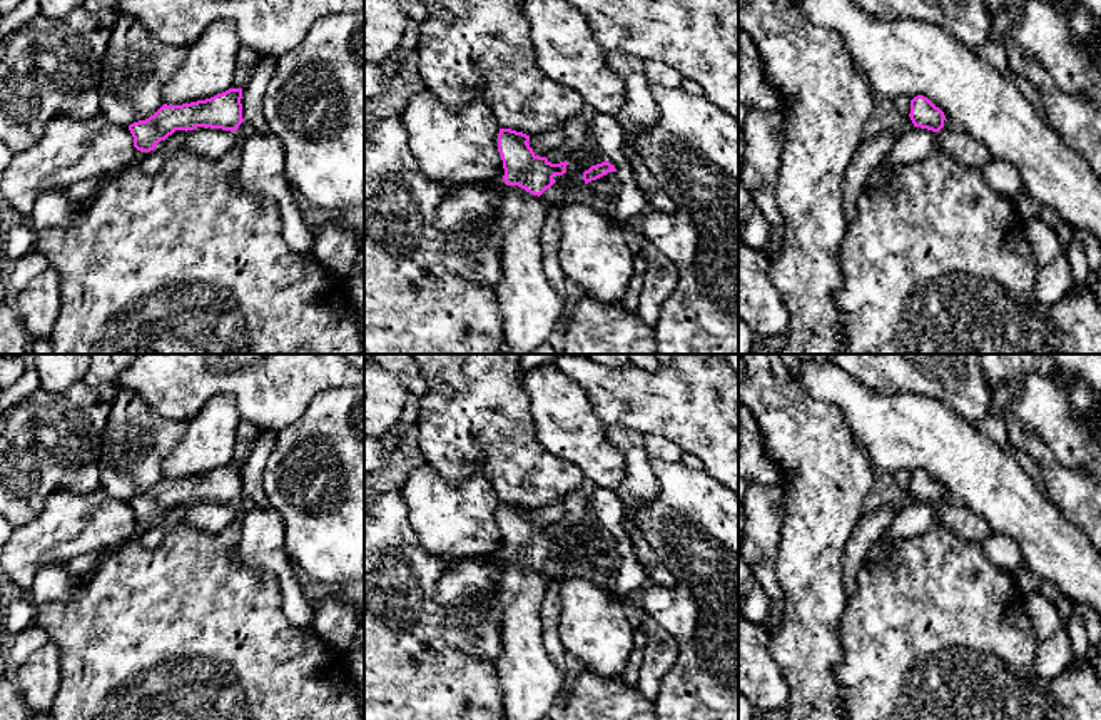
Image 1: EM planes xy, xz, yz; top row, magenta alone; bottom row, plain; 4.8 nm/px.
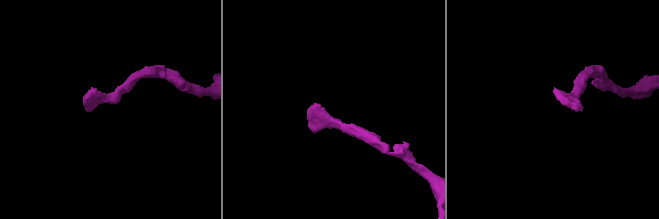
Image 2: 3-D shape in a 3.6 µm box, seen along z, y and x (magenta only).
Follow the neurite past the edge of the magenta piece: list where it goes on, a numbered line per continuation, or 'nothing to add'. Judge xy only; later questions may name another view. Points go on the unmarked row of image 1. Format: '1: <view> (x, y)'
nothing to add

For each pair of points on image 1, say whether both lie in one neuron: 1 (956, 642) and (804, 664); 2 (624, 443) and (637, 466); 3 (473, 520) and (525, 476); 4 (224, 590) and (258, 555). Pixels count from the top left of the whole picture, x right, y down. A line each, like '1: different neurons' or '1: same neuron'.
1: different neurons
2: same neuron
3: different neurons
4: different neurons

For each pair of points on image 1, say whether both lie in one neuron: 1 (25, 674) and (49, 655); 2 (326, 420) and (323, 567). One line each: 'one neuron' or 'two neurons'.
1: one neuron
2: one neuron

